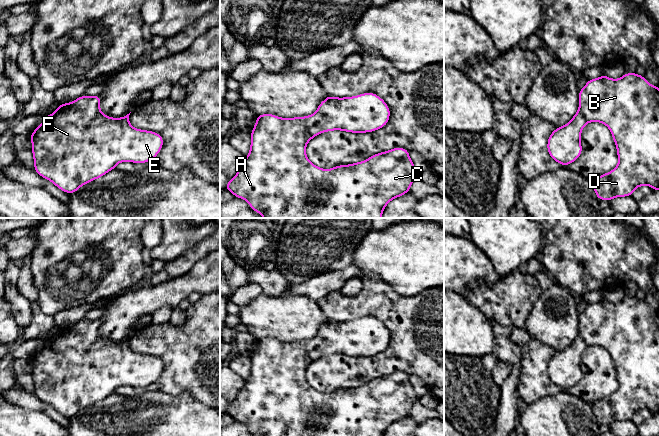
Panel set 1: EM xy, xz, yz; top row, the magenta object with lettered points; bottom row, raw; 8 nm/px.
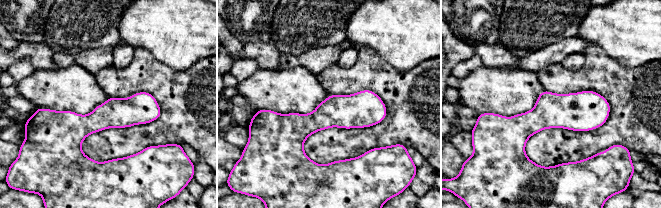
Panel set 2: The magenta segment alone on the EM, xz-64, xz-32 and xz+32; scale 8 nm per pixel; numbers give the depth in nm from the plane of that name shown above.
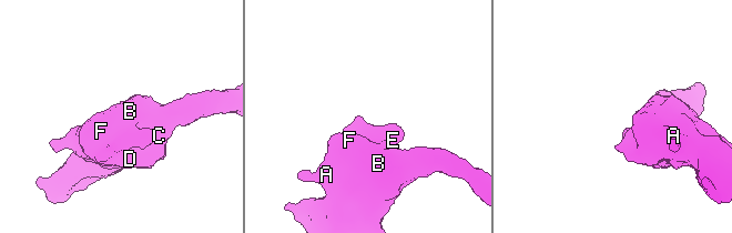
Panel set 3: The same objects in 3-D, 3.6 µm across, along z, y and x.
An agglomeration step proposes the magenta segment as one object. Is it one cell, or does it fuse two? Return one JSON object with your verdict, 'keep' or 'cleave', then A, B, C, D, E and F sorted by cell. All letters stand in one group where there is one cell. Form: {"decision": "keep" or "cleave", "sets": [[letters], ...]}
{"decision": "keep", "sets": [["A", "B", "C", "D", "E", "F"]]}

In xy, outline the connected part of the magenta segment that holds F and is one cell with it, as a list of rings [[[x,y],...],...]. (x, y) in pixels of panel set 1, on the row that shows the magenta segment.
[[[97,95],[80,96],[70,103],[60,104],[52,115],[44,115],[43,122],[30,136],[34,170],[68,194],[76,192],[81,186],[115,169],[119,162],[140,164],[153,160],[163,146],[164,141],[160,134],[131,126],[130,113],[121,118],[106,116],[100,110],[100,102],[100,95]]]

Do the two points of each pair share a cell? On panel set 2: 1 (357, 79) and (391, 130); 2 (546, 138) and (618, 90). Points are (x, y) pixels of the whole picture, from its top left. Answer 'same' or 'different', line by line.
1: same
2: same

